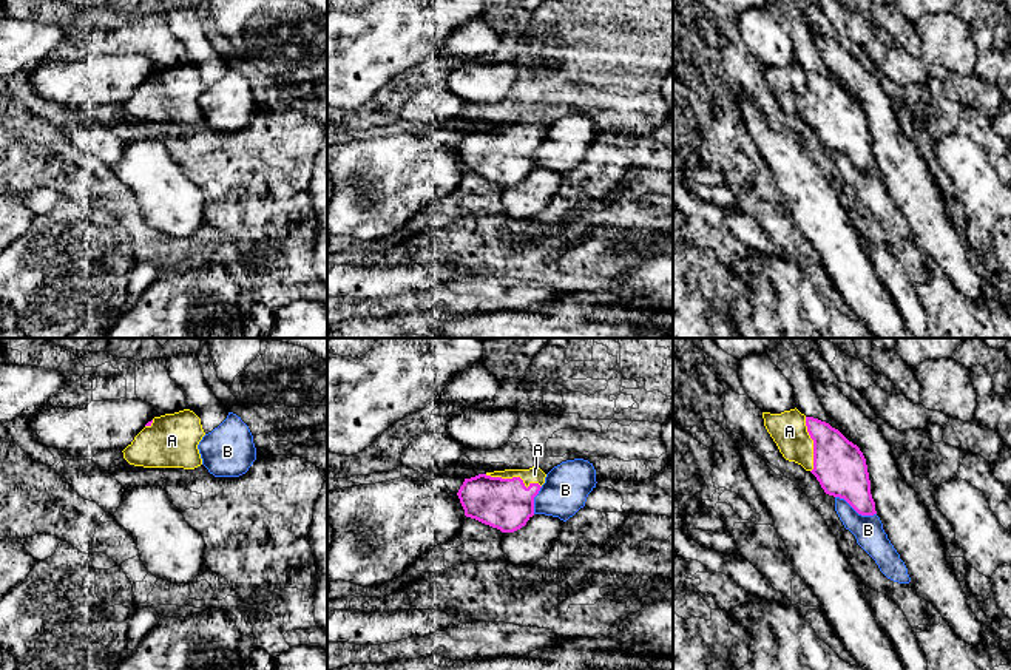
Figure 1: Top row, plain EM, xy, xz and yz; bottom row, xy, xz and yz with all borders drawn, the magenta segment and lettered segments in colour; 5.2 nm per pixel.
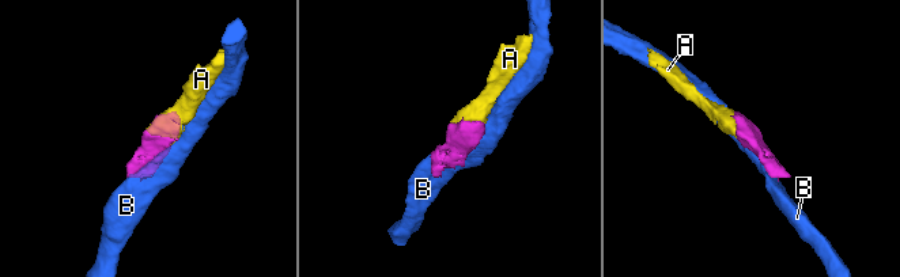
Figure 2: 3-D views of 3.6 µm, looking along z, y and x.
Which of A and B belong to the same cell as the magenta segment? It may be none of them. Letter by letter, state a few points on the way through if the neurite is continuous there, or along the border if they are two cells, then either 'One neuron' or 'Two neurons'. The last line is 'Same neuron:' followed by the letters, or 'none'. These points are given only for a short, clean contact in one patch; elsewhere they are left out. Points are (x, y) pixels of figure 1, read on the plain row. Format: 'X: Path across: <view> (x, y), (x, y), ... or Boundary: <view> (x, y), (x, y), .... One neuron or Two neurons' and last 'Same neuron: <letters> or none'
A: One neuron
B: Two neurons
Same neuron: A

